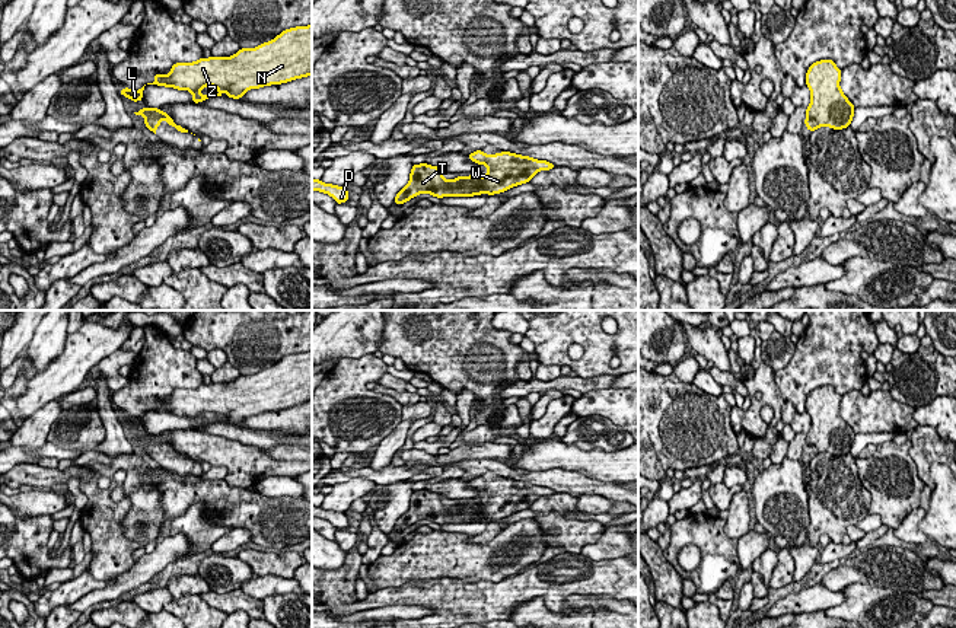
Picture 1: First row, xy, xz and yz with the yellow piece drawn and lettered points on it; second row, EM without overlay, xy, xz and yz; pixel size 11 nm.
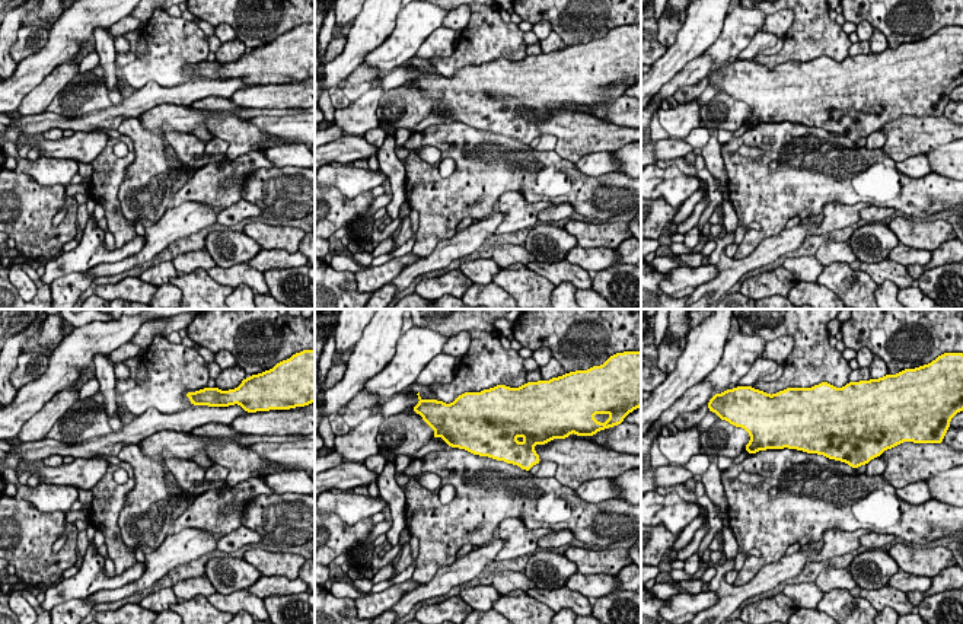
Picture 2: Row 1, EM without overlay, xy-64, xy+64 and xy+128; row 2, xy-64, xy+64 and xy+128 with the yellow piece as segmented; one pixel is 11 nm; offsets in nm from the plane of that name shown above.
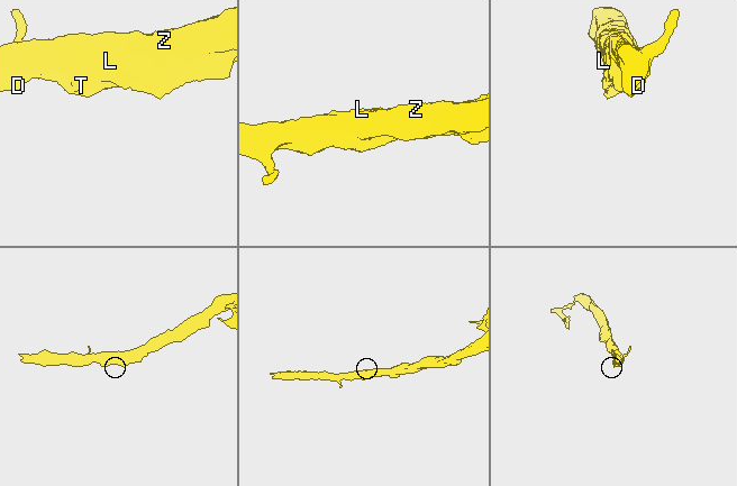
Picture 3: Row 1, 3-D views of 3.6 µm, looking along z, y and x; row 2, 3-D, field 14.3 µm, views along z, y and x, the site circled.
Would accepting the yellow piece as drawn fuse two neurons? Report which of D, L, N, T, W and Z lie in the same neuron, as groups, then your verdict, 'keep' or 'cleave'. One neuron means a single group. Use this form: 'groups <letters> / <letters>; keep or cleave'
groups D L N T W Z; keep

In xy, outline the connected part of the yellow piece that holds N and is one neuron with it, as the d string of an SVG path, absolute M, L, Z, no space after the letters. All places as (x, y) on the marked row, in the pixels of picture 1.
M312 25L284 29L274 39L255 48L240 48L230 57L211 55L192 63L175 63L168 76L156 73L154 82L147 85L188 90L192 93L192 103L198 103L210 98L200 93L207 86L219 90L214 96L226 92L227 98L240 99L251 89L281 85L307 76L312 76Z

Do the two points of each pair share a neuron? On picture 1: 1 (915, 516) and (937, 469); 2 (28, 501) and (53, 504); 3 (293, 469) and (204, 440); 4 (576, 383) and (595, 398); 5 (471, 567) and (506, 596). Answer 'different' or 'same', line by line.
1: different
2: same
3: same
4: different
5: different

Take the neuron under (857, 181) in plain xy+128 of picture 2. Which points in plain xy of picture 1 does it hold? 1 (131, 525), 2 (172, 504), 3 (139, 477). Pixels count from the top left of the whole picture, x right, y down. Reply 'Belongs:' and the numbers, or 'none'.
Belongs: 2, 3

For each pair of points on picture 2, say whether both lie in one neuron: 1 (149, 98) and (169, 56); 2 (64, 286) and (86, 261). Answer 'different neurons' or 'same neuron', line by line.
1: different neurons
2: different neurons

